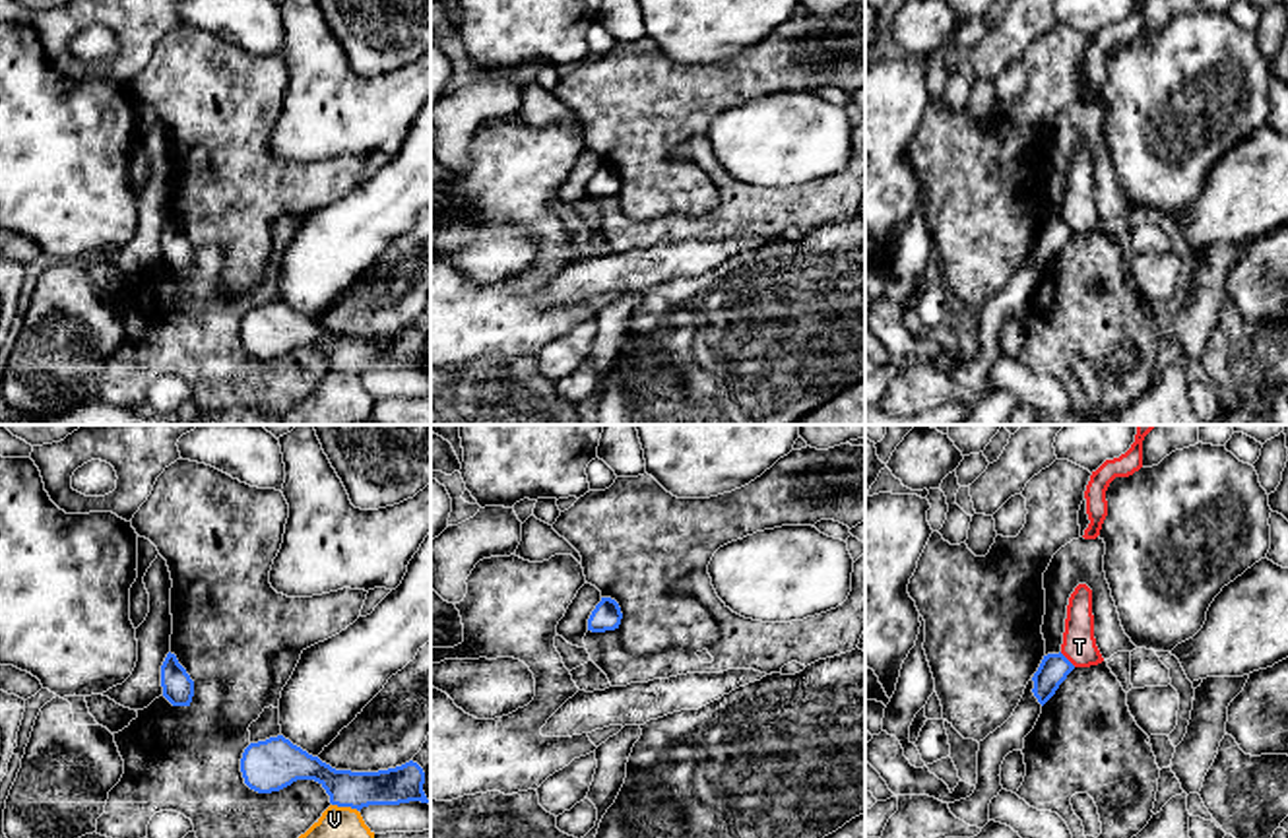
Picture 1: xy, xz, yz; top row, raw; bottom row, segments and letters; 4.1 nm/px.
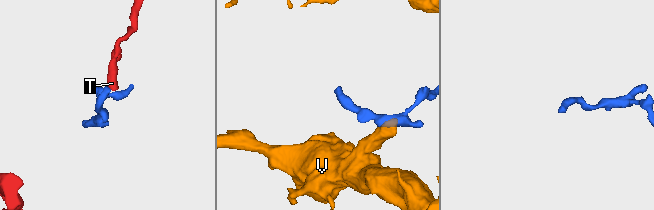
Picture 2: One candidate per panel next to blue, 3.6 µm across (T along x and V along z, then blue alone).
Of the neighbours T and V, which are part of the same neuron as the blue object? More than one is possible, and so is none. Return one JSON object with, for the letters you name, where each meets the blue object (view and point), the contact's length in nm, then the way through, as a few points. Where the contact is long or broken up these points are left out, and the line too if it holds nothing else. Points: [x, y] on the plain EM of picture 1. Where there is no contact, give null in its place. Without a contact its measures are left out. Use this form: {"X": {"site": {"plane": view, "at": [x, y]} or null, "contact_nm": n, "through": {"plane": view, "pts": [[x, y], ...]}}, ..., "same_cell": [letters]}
{"same_cell": []}

